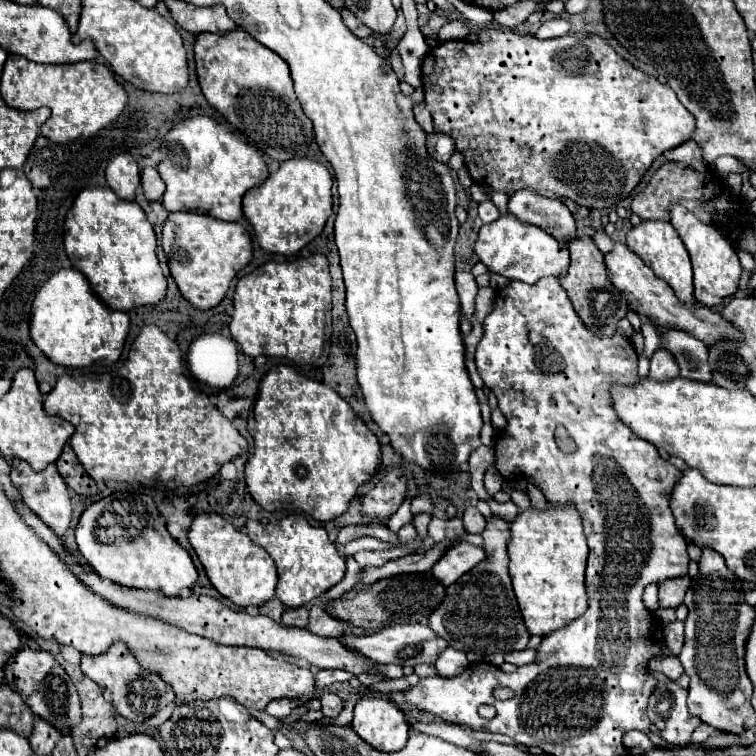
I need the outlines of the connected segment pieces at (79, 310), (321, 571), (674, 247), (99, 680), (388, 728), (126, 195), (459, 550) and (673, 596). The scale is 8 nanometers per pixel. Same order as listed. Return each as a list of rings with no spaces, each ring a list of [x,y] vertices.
[[[62,268],[62,270],[58,270],[40,290],[38,290],[38,294],[36,294],[36,298],[34,298],[34,302],[32,302],[32,322],[30,322],[30,336],[32,336],[32,340],[34,340],[34,344],[54,362],[54,364],[60,364],[60,366],[72,366],[72,368],[82,368],[82,366],[92,366],[92,364],[96,364],[96,362],[102,362],[102,364],[114,364],[118,358],[120,358],[120,354],[122,354],[122,348],[124,348],[124,340],[126,340],[126,334],[128,334],[128,328],[130,328],[130,318],[128,318],[128,314],[126,312],[116,312],[116,310],[110,310],[108,306],[104,306],[102,302],[100,302],[100,298],[96,298],[96,294],[92,292],[92,288],[90,288],[90,292],[88,292],[88,280],[84,278],[84,274],[80,274],[78,270],[74,270],[74,268]]]
[[[294,514],[278,522],[250,520],[246,528],[248,528],[250,540],[262,546],[276,562],[278,572],[276,596],[280,598],[284,606],[288,608],[304,606],[316,600],[320,594],[324,594],[326,590],[330,590],[334,584],[338,584],[344,578],[346,562],[338,554],[336,546],[328,540],[326,530],[310,526],[304,516]]]
[[[642,220],[638,226],[634,226],[626,234],[626,246],[634,254],[638,254],[642,258],[642,262],[654,270],[656,276],[660,276],[662,280],[666,280],[672,286],[672,290],[676,292],[680,302],[690,302],[694,298],[690,256],[688,256],[686,248],[684,248],[684,244],[682,244],[678,232],[674,230],[674,226],[670,222],[664,222],[664,220]]]
[[[114,642],[104,654],[100,656],[82,656],[80,664],[82,672],[92,678],[96,684],[102,688],[108,688],[112,694],[112,704],[118,710],[120,716],[134,720],[134,722],[144,722],[146,718],[152,718],[160,708],[164,708],[168,702],[174,702],[174,690],[168,686],[158,674],[152,674],[150,670],[144,670],[138,666],[136,658],[132,658],[128,646],[124,642]]]
[[[368,696],[354,706],[352,730],[382,752],[396,752],[408,740],[404,712],[386,696]]]
[[[118,154],[106,166],[106,180],[120,198],[134,200],[134,192],[140,184],[140,168],[130,154]]]
[[[460,542],[452,546],[432,568],[434,578],[438,582],[444,582],[444,586],[450,586],[456,582],[462,574],[472,570],[480,560],[484,558],[484,550],[478,546],[472,546],[468,542]]]
[[[684,574],[684,576],[676,578],[676,580],[670,578],[670,580],[660,582],[658,584],[660,586],[660,592],[658,592],[660,608],[676,608],[676,606],[680,606],[684,602],[684,594],[686,594],[690,582],[692,582],[692,578],[688,574]]]

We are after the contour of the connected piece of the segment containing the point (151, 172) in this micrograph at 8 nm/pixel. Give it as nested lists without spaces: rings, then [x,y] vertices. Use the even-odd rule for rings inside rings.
[[[144,168],[142,170],[142,188],[144,188],[144,196],[148,200],[160,200],[164,194],[164,180],[160,178],[156,168]]]

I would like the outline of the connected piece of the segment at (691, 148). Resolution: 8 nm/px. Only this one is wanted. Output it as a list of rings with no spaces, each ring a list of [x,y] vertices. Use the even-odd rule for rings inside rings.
[[[686,140],[682,142],[680,146],[664,152],[666,160],[672,160],[672,162],[686,162],[686,164],[692,164],[696,160],[702,160],[702,152],[698,148],[698,144],[694,140]]]

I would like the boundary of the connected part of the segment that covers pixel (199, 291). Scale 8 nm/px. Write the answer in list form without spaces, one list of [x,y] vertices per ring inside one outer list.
[[[198,212],[170,214],[162,228],[162,248],[180,294],[198,310],[218,306],[232,278],[252,260],[252,238],[242,224],[224,222]]]

